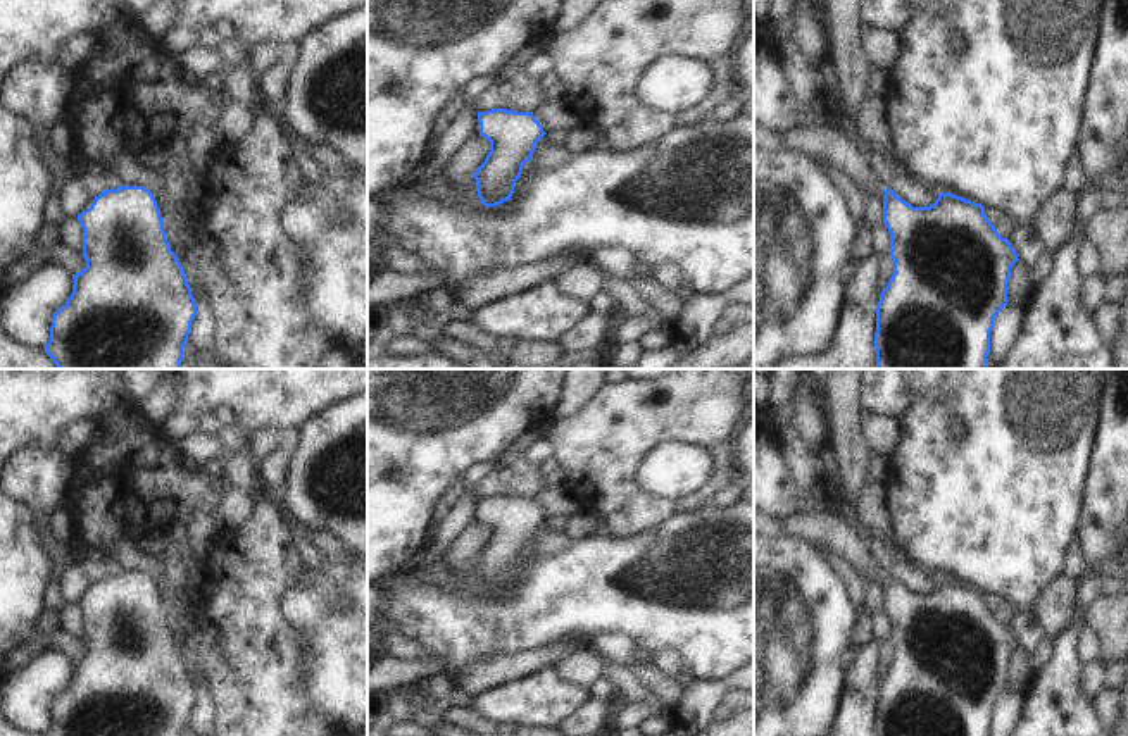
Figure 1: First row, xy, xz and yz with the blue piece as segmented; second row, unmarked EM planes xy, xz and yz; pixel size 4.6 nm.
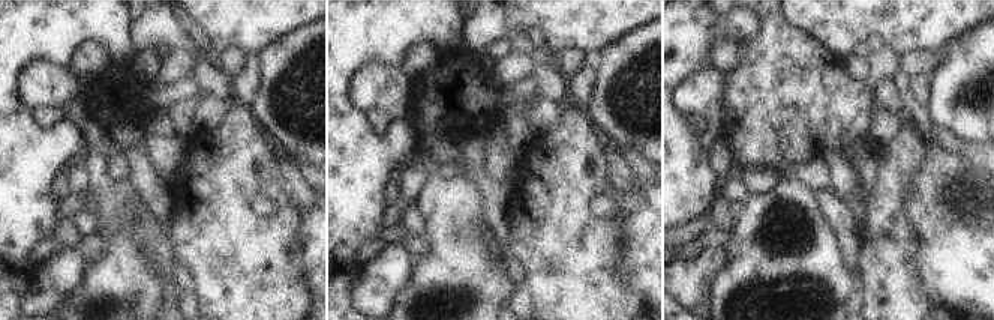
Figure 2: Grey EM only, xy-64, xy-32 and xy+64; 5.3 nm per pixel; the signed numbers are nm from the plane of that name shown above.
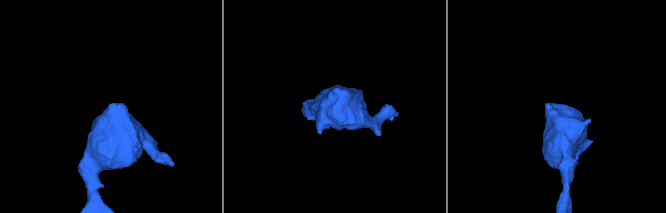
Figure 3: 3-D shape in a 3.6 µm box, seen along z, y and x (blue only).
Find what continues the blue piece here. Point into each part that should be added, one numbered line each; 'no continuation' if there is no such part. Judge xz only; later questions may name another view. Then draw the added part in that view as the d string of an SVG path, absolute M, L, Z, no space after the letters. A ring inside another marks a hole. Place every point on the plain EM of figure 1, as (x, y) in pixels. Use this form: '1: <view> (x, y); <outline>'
no continuation

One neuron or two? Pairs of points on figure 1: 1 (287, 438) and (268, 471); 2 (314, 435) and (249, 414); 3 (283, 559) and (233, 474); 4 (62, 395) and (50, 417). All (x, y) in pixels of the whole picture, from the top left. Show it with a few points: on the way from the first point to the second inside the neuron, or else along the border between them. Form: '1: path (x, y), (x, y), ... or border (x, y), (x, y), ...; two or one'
1: path (285, 447), (276, 462); one
2: border (330, 405), (307, 417), (295, 430); two
3: border (259, 488), (254, 495); two
4: path (57, 400), (50, 412); one

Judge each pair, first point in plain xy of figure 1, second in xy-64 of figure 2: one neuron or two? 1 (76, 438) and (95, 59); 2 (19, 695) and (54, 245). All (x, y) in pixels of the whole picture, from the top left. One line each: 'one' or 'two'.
1: one
2: two

